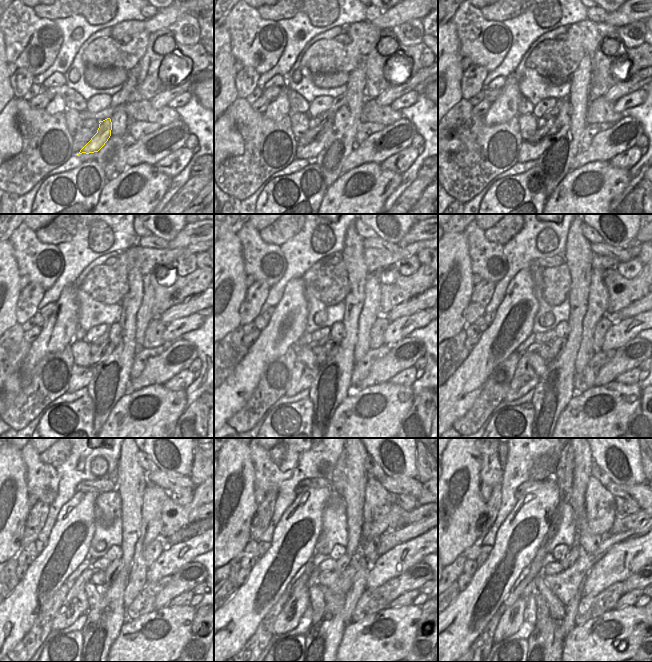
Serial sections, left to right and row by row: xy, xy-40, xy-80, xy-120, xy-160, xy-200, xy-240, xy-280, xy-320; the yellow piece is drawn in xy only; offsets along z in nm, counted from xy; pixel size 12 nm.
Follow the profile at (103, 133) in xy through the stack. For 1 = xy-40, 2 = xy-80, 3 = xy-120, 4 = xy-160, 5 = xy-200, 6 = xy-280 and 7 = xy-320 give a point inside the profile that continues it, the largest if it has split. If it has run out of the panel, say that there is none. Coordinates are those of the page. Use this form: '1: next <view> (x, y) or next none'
1: next xy-40 (310, 151)
2: next xy-80 (531, 152)
3: next xy-120 (83, 375)
4: next xy-160 (301, 381)
5: next xy-200 (521, 383)
6: next xy-280 (289, 617)
7: next xy-320 (513, 617)

